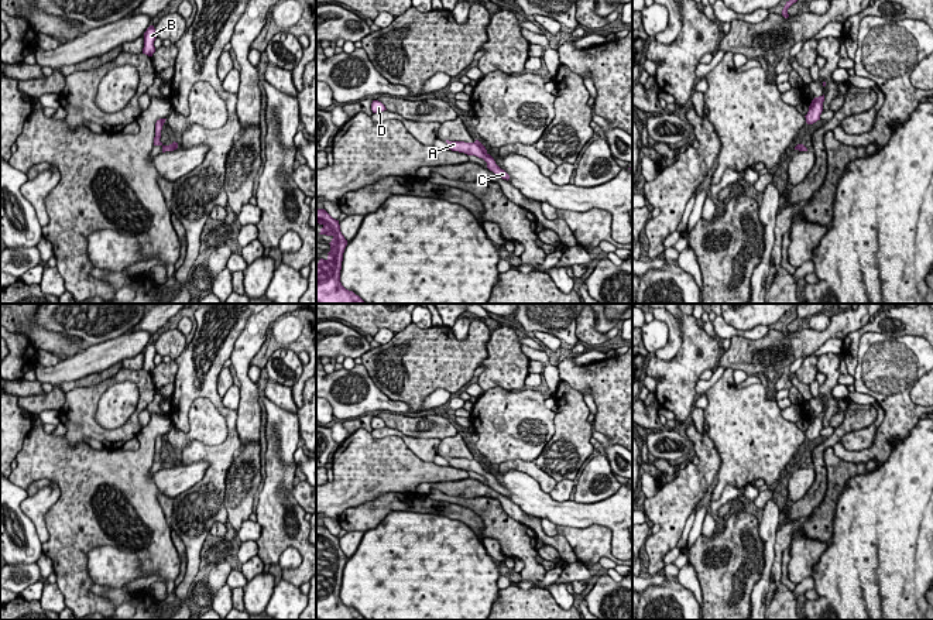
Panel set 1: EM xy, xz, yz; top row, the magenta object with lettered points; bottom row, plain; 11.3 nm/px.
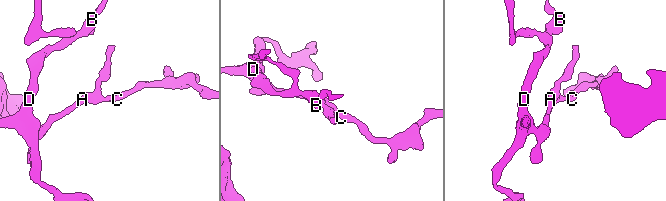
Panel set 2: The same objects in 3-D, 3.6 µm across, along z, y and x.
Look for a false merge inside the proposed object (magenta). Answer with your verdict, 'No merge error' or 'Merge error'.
No merge error

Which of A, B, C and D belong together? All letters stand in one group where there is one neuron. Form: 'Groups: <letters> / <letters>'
Groups: A B C D

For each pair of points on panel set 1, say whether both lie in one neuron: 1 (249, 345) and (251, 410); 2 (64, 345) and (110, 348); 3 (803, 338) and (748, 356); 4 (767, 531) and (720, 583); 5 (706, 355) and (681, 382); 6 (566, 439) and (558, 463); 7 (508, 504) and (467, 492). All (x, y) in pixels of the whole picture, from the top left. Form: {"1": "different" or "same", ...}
{"1": "same", "2": "different", "3": "same", "4": "different", "5": "same", "6": "same", "7": "same"}

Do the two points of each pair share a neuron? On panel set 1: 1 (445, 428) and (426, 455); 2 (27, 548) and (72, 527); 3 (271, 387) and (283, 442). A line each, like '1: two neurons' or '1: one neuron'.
1: two neurons
2: two neurons
3: two neurons

